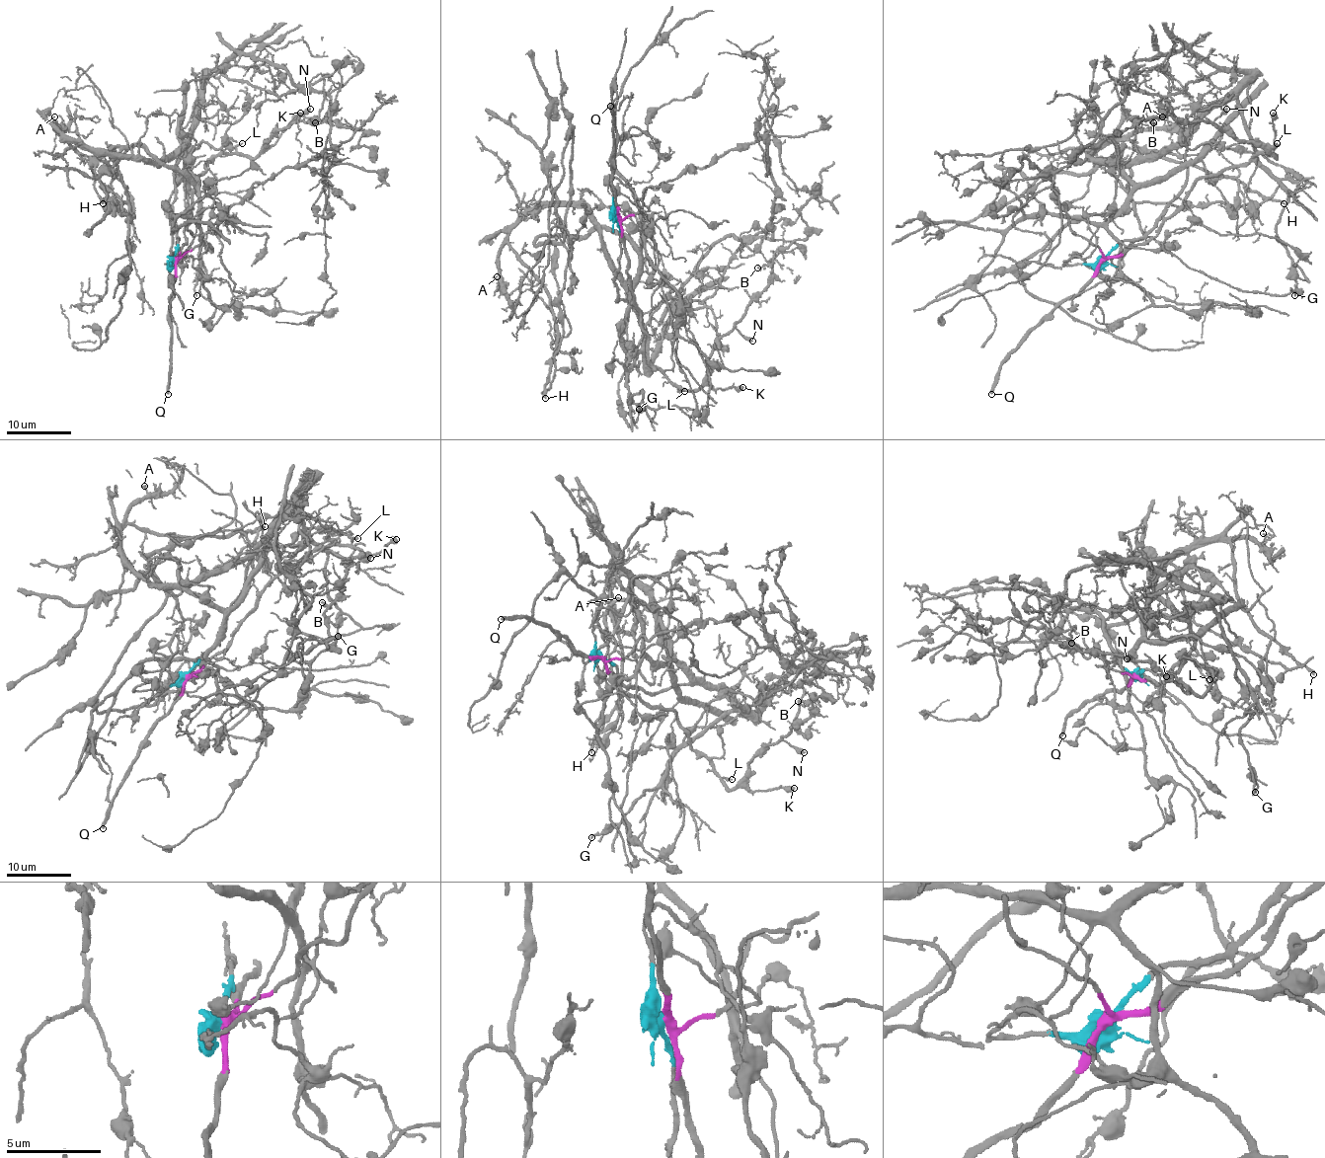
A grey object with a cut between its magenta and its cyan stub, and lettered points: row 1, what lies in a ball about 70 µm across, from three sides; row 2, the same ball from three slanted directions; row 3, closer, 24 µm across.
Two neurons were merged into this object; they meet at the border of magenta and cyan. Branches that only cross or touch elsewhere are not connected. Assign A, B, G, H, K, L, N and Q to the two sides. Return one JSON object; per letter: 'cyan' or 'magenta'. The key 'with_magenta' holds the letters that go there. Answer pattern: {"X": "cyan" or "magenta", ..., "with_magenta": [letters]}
{"A": "cyan", "B": "magenta", "G": "cyan", "H": "cyan", "K": "magenta", "L": "magenta", "N": "magenta", "Q": "magenta", "with_magenta": ["B", "K", "L", "N", "Q"]}

